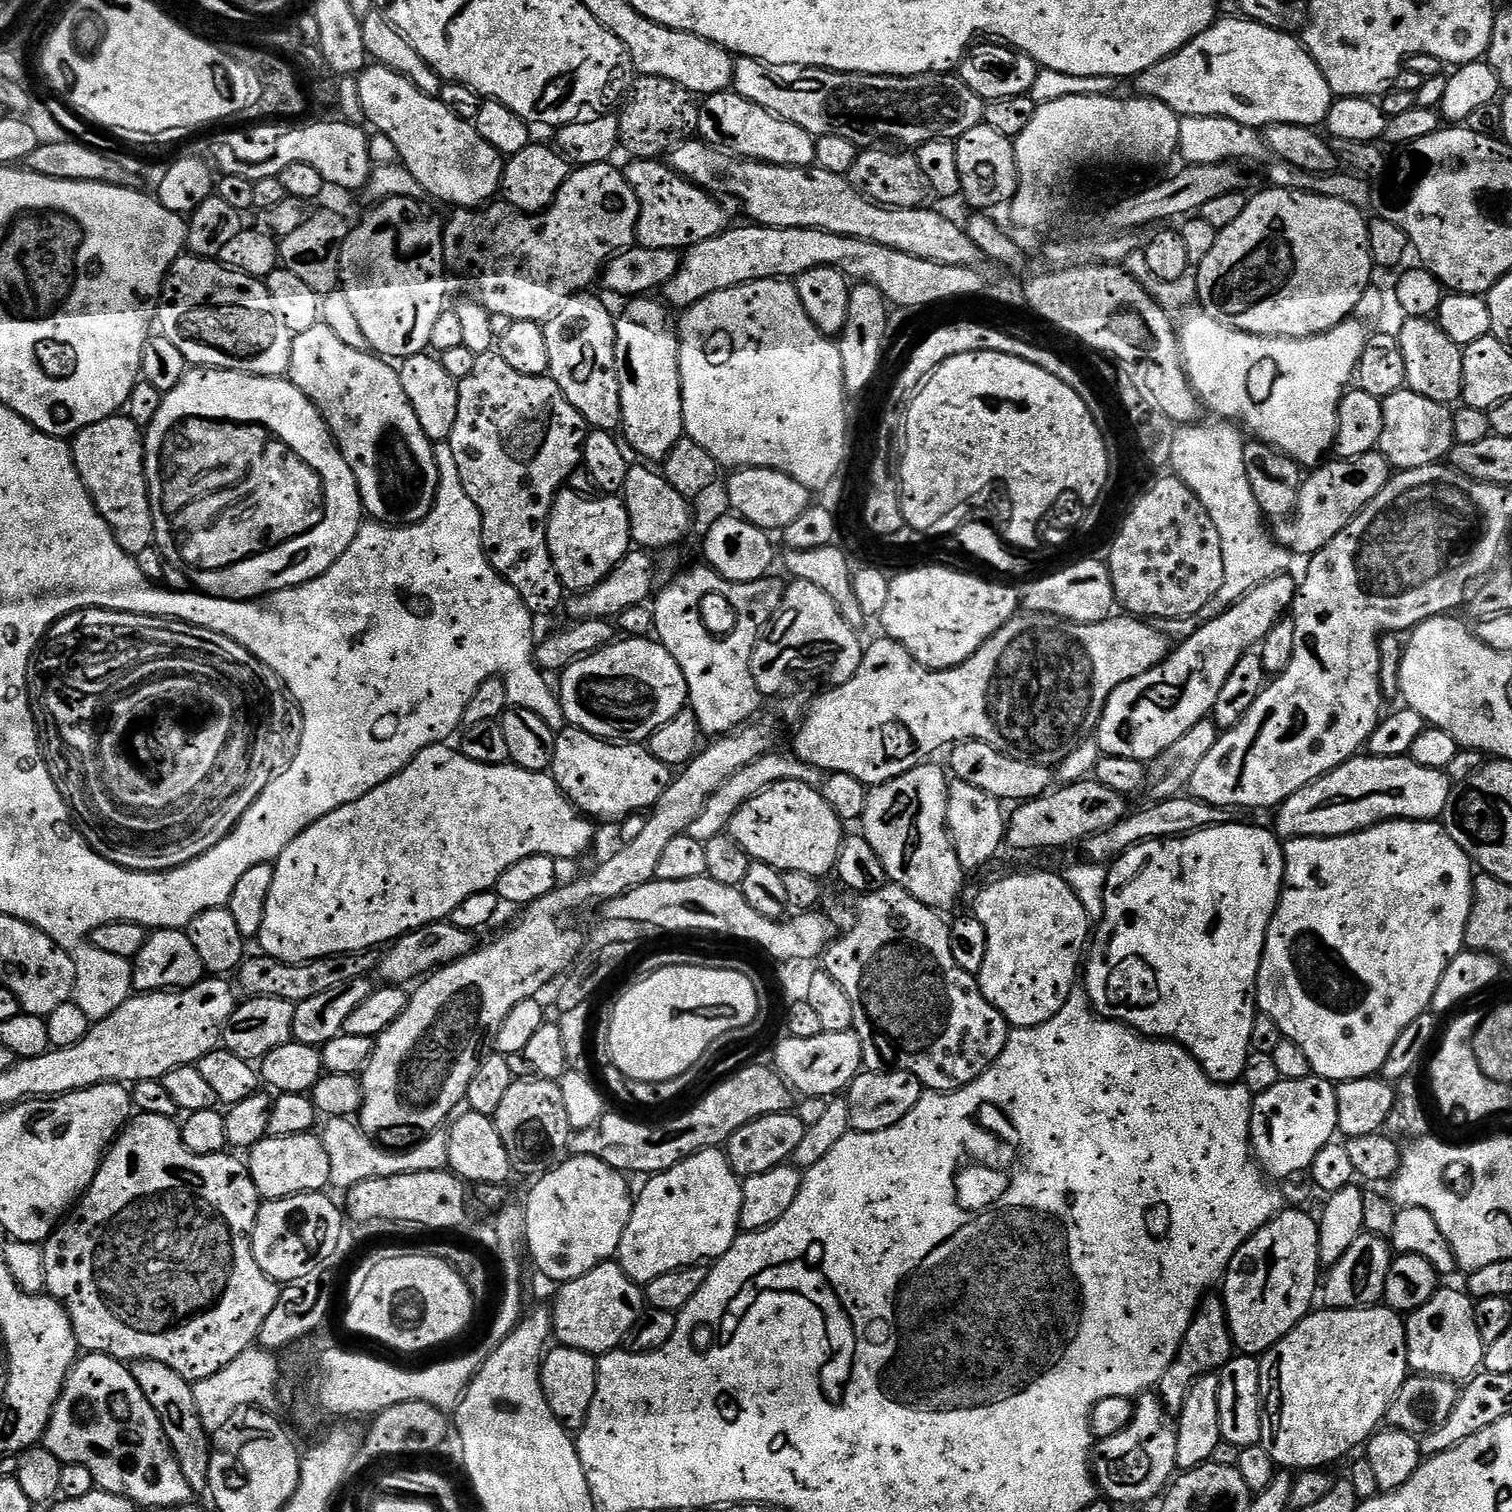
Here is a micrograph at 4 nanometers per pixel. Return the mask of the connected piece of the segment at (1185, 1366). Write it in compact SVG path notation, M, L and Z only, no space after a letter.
M1209 1294L1200 1302L1196 1309L1196 1316L1184 1335L1172 1365L1162 1374L1158 1385L1158 1395L1164 1404L1164 1411L1169 1414L1178 1414L1184 1405L1188 1387L1200 1376L1215 1373L1224 1367L1234 1355L1232 1335L1228 1329L1228 1315L1224 1309L1223 1299L1219 1295Z

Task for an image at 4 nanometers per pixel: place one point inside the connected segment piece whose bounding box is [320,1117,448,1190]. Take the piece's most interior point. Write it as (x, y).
(354, 1157)

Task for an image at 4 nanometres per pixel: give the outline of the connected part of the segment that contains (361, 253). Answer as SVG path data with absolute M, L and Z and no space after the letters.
M390 196L349 231L340 251L340 284L375 355L392 362L417 356L430 345L430 334L446 310L444 233L441 221L424 213L420 200Z

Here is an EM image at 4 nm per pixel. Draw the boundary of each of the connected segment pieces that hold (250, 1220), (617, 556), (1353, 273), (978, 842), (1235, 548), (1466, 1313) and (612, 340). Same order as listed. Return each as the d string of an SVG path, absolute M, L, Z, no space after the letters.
M145 1112L133 1115L124 1131L111 1141L110 1147L104 1153L104 1159L100 1161L100 1169L96 1172L94 1182L42 1245L46 1266L44 1286L47 1295L67 1310L68 1317L72 1319L77 1345L85 1353L112 1356L121 1362L133 1360L162 1362L170 1366L170 1370L178 1370L182 1378L195 1382L217 1374L229 1366L230 1362L238 1358L244 1350L257 1343L262 1322L266 1322L270 1310L274 1310L278 1302L281 1285L271 1280L254 1258L252 1231L262 1203L260 1191L254 1186L247 1163L241 1157L239 1160L236 1156L228 1155L227 1151L223 1151L209 1156L196 1156L182 1140L180 1124L173 1117Z
M561 490L552 504L552 513L548 519L548 545L552 555L552 565L558 570L558 578L569 593L579 594L598 586L612 572L612 569L628 555L633 547L630 518L623 499L612 494L604 494L601 500L587 500L576 492Z
M1265 187L1265 192L1260 192L1249 199L1246 210L1230 226L1219 229L1216 233L1216 241L1210 254L1202 258L1202 262L1195 269L1196 285L1198 286L1198 304L1203 315L1214 318L1226 326L1236 328L1240 332L1249 332L1251 336L1281 336L1282 338L1306 338L1317 336L1334 326L1338 326L1343 320L1349 319L1355 313L1358 306L1358 298L1373 283L1372 272L1374 265L1370 254L1370 234L1368 233L1369 217L1363 211L1350 202L1342 202L1342 198L1326 198L1313 192L1297 192L1295 188Z
M953 779L948 786L948 835L952 838L954 854L958 854L958 862L966 870L980 868L988 864L1006 844L1006 808L994 799L986 790L978 790L970 786L970 782Z
M1230 422L1204 423L1177 427L1170 468L1179 480L1194 490L1194 494L1198 494L1202 506L1206 506L1206 514L1210 514L1214 526L1218 526L1218 538L1222 538L1224 573L1222 588L1218 594L1214 594L1211 602L1198 610L1196 616L1163 621L1164 635L1176 642L1186 640L1196 633L1203 621L1221 616L1227 608L1237 604L1262 582L1285 575L1294 561L1293 553L1276 543L1271 531L1264 532L1263 524L1266 520L1260 511L1258 498L1254 498L1254 490L1250 490L1250 474L1246 474L1246 440L1241 429Z
M1441 1287L1417 1312L1407 1317L1408 1329L1408 1367L1421 1376L1441 1376L1447 1380L1467 1382L1481 1371L1484 1362L1485 1344L1478 1334L1476 1306L1467 1291Z
M592 294L572 296L544 324L546 346L550 349L548 371L562 394L582 414L589 429L615 433L621 427L622 406L620 405L620 383L616 369L616 321L602 301Z

